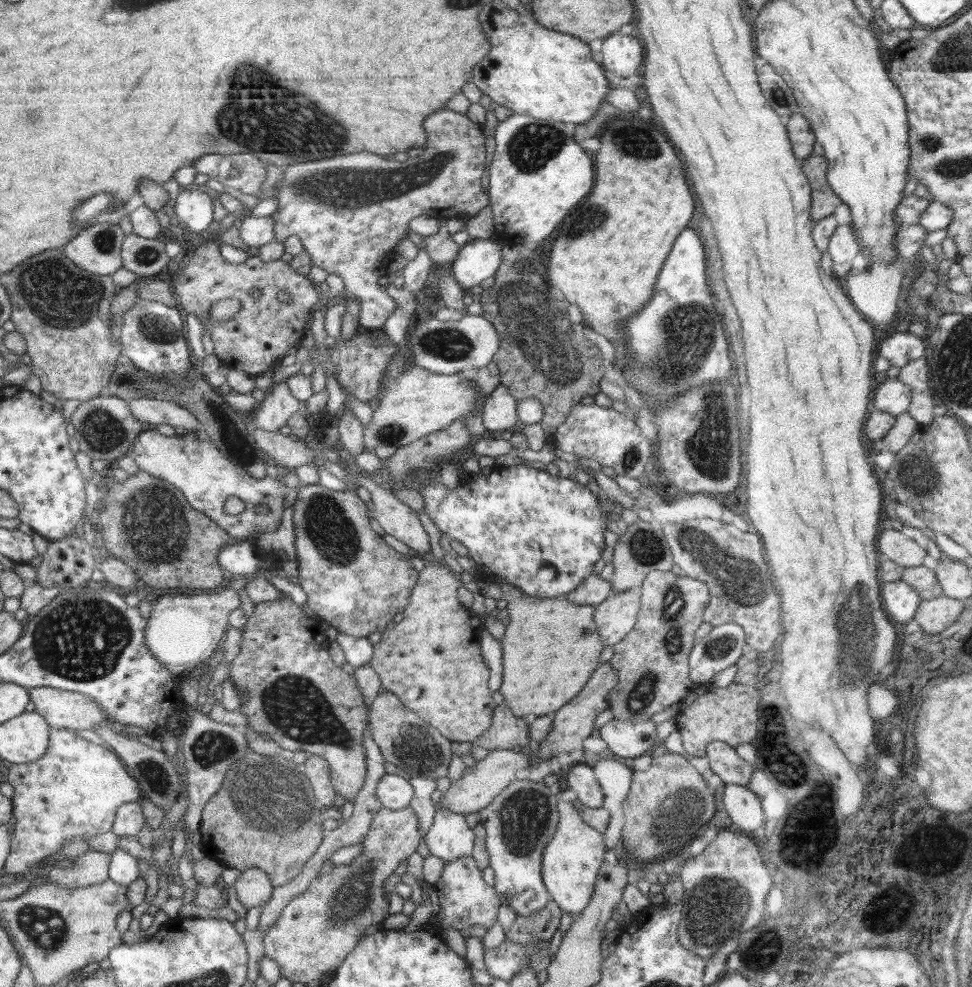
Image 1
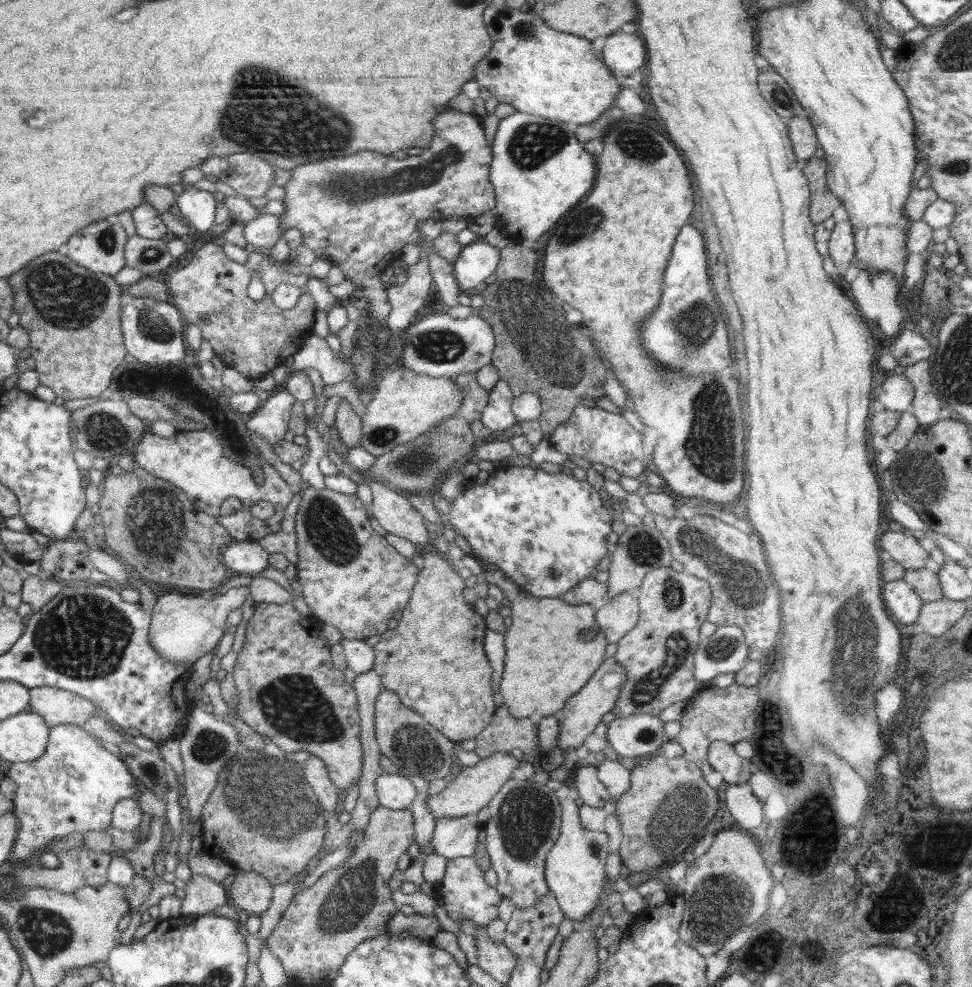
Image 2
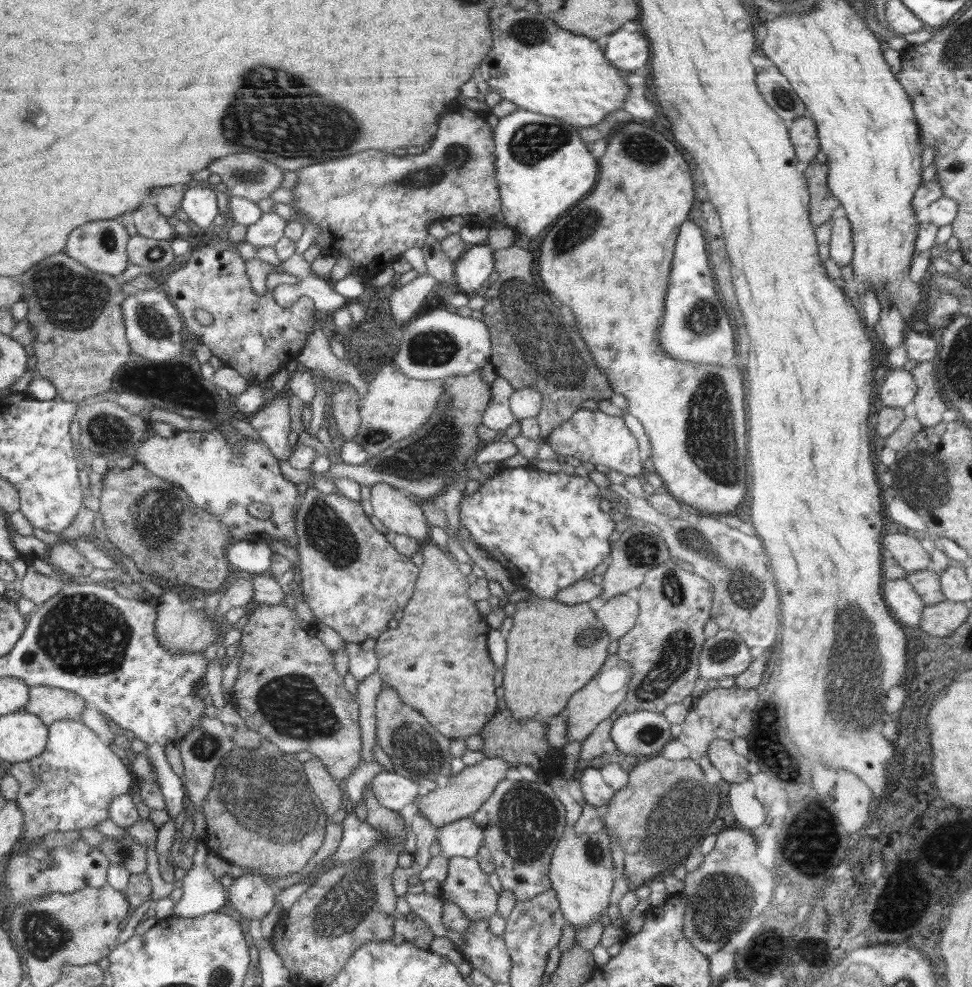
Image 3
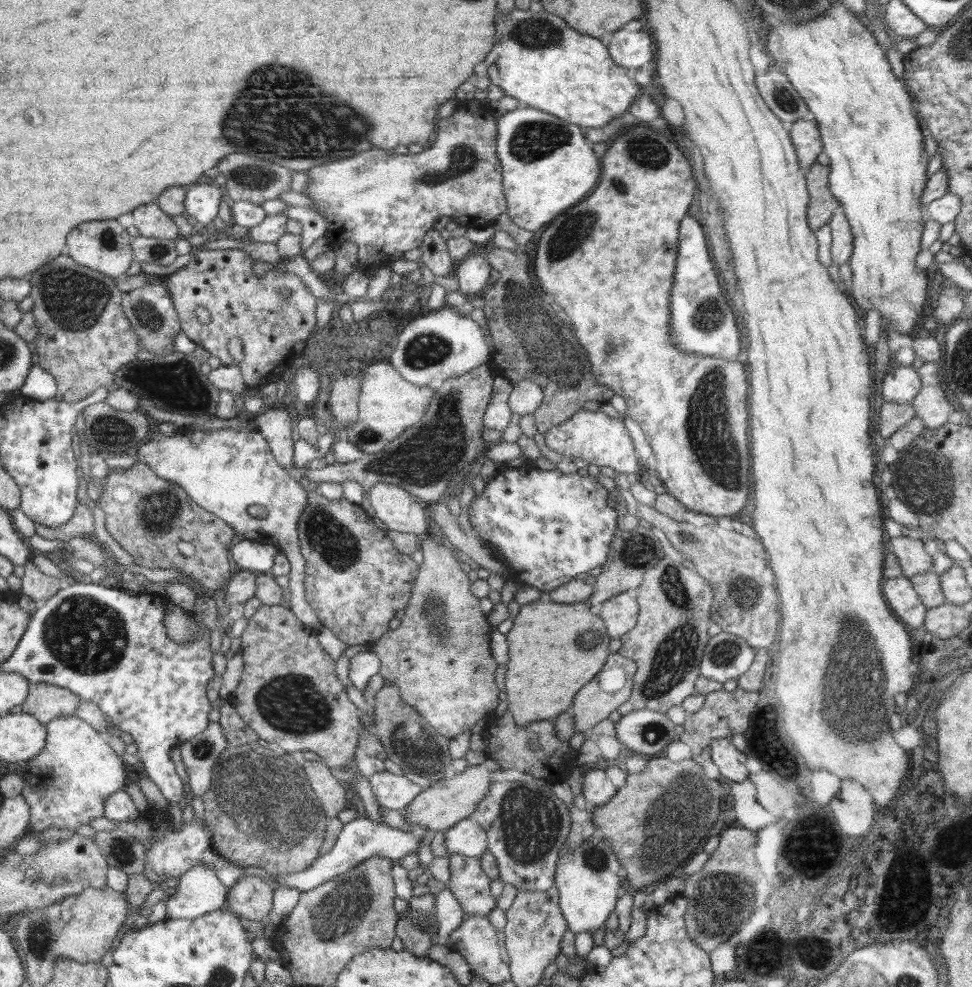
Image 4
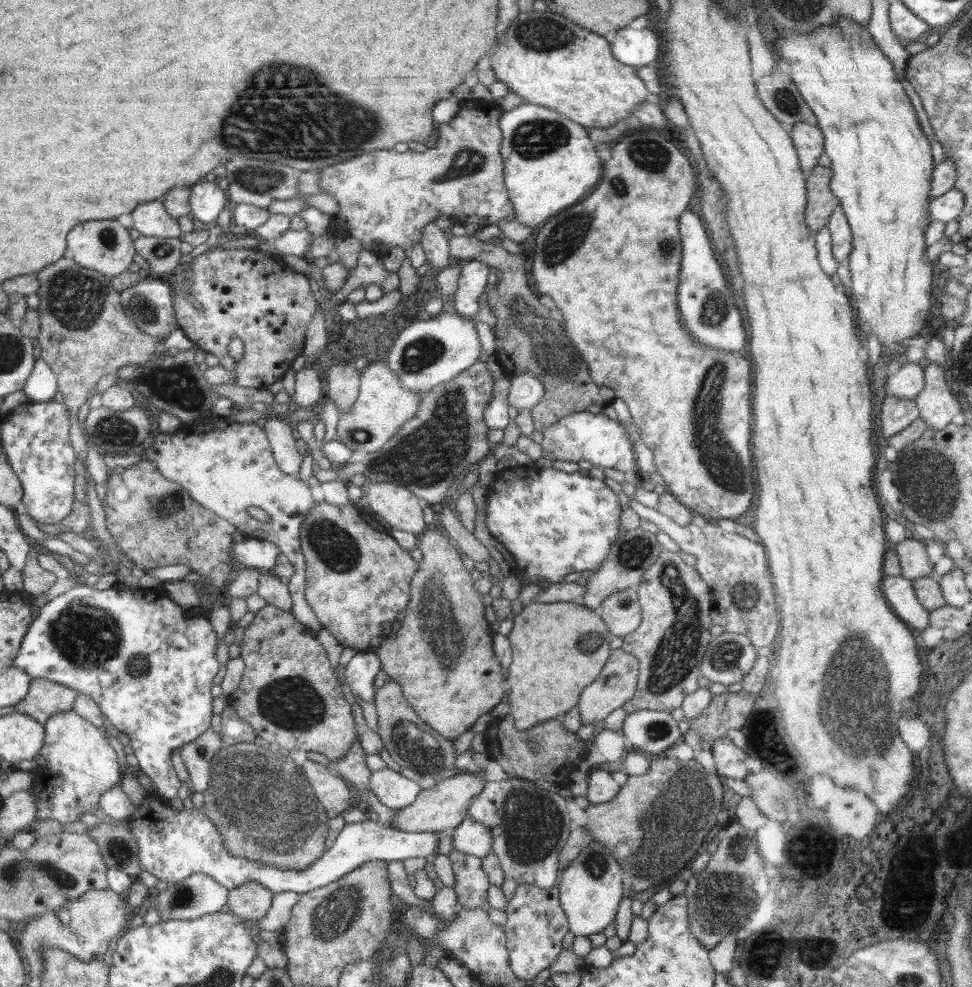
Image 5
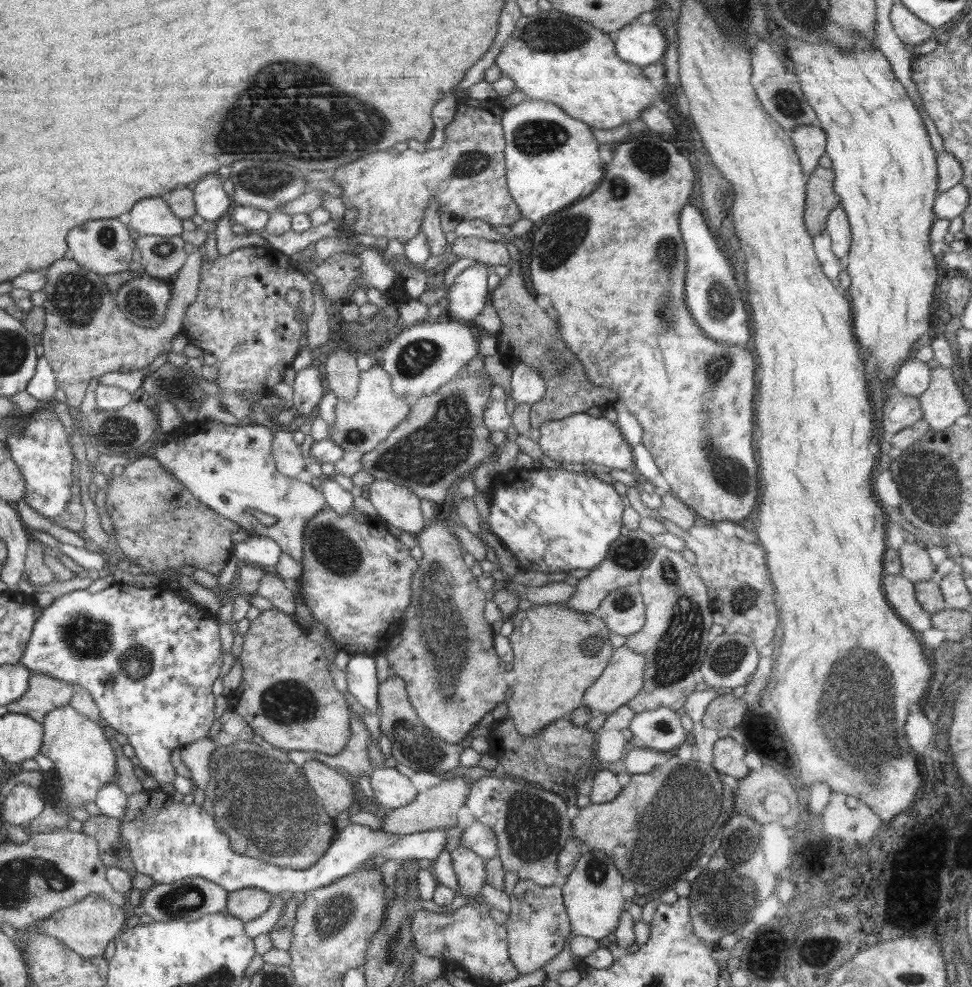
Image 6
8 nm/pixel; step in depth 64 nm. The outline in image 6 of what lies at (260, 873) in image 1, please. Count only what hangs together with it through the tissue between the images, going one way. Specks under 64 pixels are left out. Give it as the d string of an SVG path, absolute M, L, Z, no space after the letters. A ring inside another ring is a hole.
M258 888L242 889L227 895L226 910L243 923L262 916L272 904L272 896Z

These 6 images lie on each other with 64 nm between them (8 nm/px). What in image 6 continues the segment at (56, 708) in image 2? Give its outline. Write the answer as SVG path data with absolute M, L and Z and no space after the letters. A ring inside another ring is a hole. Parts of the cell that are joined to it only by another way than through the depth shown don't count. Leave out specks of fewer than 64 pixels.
M30 673L28 690L14 702L6 705L8 713L25 714L42 723L49 712L66 706L73 697L71 685L47 674Z

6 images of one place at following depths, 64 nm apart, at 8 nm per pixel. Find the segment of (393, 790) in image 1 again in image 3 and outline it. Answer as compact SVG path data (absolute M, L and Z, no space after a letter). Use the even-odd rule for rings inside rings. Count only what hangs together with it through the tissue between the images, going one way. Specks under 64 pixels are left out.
M382 771L370 782L378 803L392 811L401 811L410 802L417 801L421 789L413 782L396 773Z

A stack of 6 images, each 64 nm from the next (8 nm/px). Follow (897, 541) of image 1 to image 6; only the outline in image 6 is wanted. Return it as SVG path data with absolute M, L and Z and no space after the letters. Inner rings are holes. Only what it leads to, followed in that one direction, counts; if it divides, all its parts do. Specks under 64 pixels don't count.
M904 543L898 550L901 560L901 575L913 583L931 580L936 571L926 548L920 543Z

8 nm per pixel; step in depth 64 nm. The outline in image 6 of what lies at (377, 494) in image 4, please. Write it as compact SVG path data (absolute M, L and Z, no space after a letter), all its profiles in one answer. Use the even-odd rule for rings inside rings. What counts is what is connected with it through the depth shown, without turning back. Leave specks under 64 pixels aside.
M390 480L374 481L365 488L368 502L386 525L409 533L419 533L426 525L420 509L420 497L409 488Z

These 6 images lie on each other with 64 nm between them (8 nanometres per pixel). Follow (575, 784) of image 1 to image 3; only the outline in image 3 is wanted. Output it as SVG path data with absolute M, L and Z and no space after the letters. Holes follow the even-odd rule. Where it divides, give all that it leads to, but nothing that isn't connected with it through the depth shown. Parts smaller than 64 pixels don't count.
M586 768L576 786L581 788L583 799L599 809L608 806L615 795L615 790L602 779L601 770L596 768Z

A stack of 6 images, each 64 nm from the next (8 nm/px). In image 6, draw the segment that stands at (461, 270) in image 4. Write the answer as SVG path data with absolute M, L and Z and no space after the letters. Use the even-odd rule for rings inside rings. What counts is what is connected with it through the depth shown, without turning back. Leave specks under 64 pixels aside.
M483 263L458 273L453 287L447 292L449 304L446 313L456 320L475 320L488 300L487 279L487 266Z

